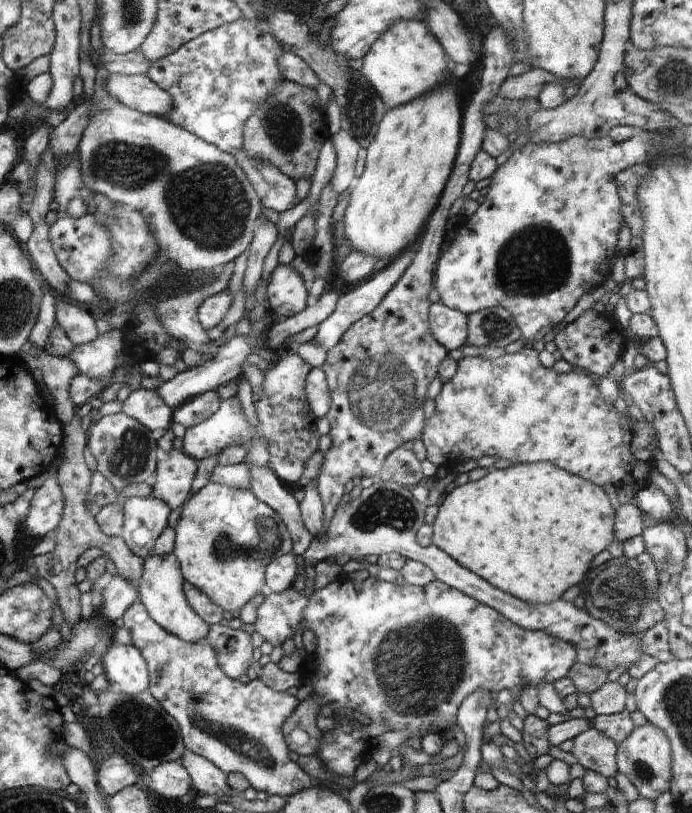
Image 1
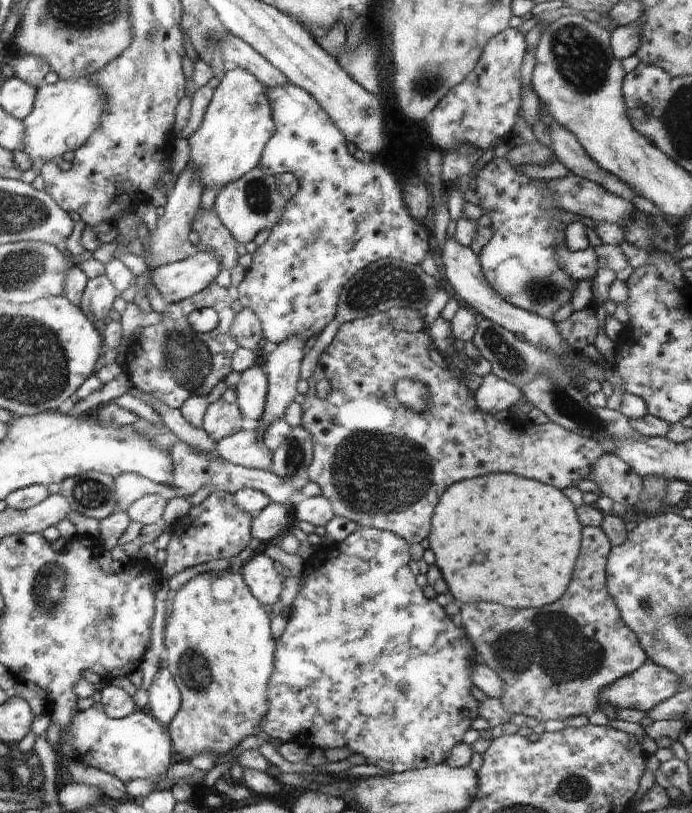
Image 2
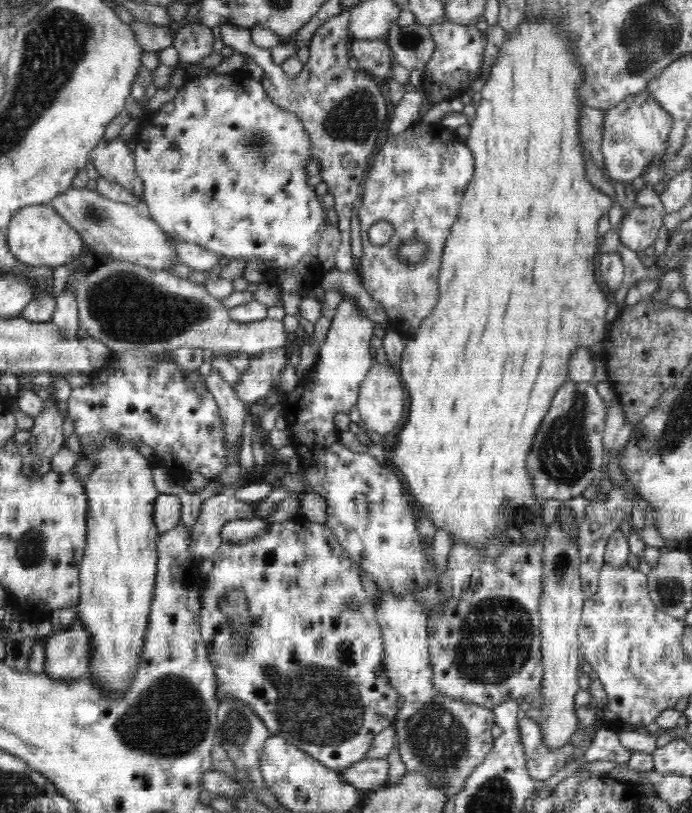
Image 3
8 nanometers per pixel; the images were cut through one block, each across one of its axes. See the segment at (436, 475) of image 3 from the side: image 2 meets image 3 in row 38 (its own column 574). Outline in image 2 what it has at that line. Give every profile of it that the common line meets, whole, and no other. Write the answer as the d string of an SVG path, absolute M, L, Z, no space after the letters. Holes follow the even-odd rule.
M502 472L490 473L451 484L444 491L444 494L440 497L434 509L428 539L429 548L435 554L436 566L440 569L444 580L447 582L448 591L453 595L456 602L462 604L486 600L486 602L504 604L508 608L524 608L524 610L528 610L532 606L543 607L556 602L566 592L568 585L571 583L572 575L574 575L573 570L580 552L582 529L583 526L578 520L577 508L559 488L534 479L530 480L514 473Z

